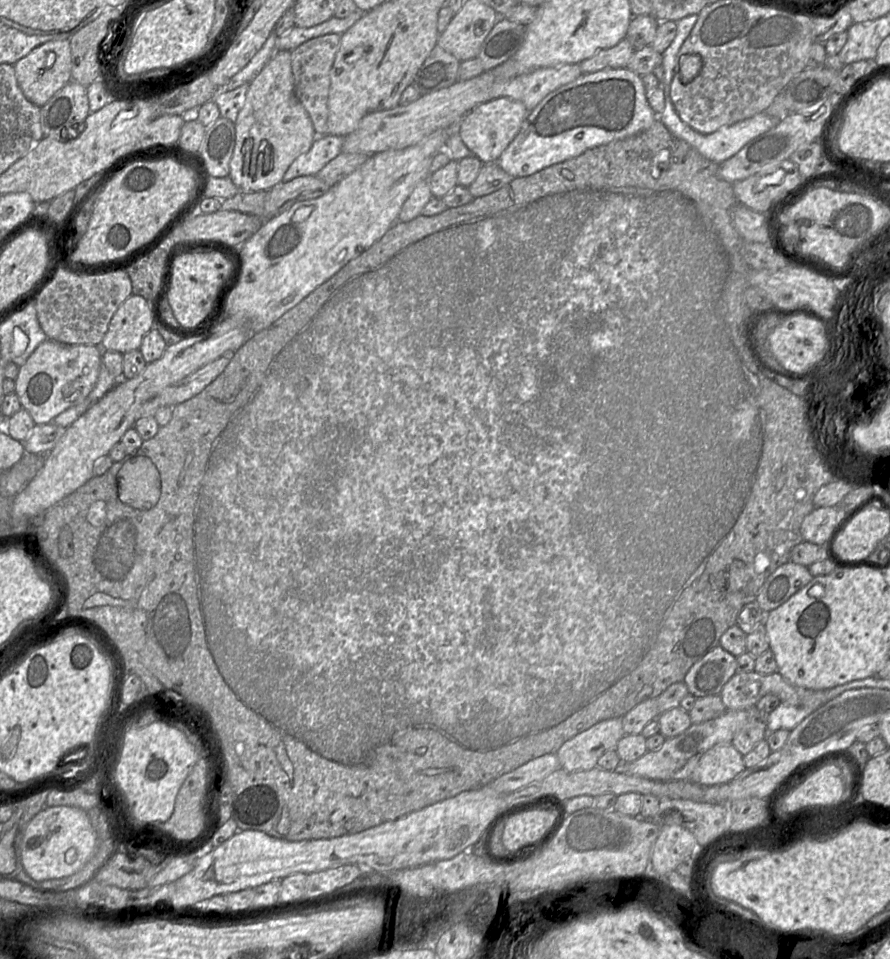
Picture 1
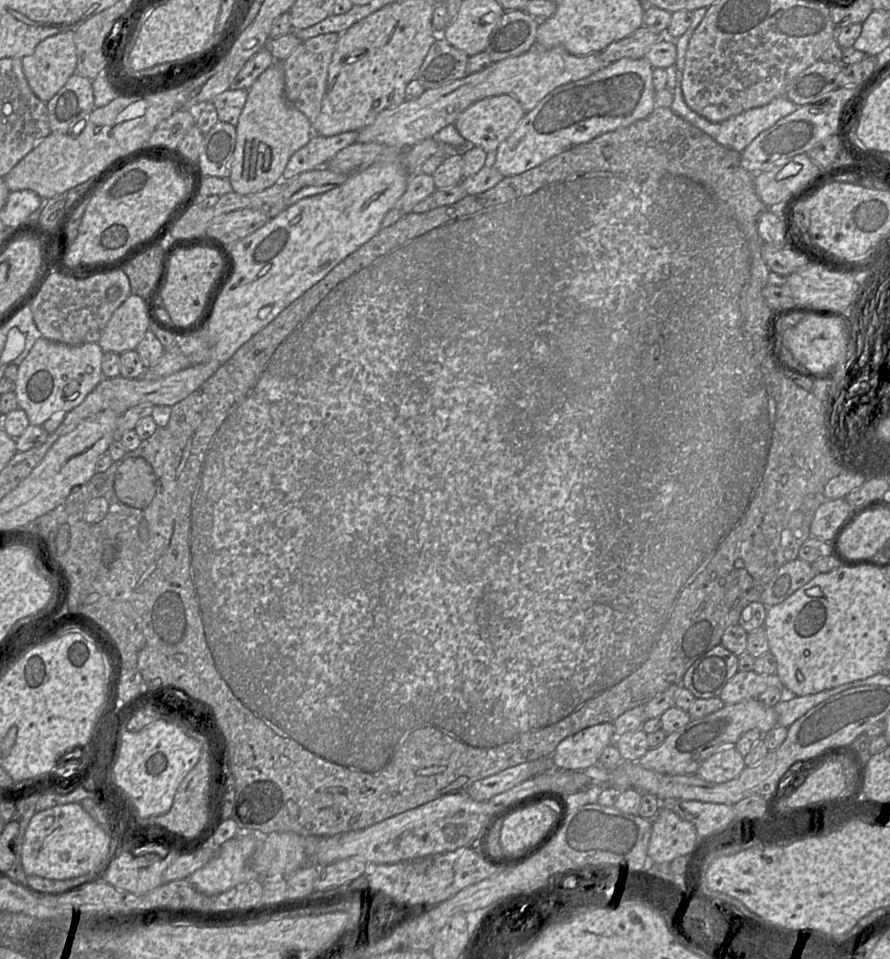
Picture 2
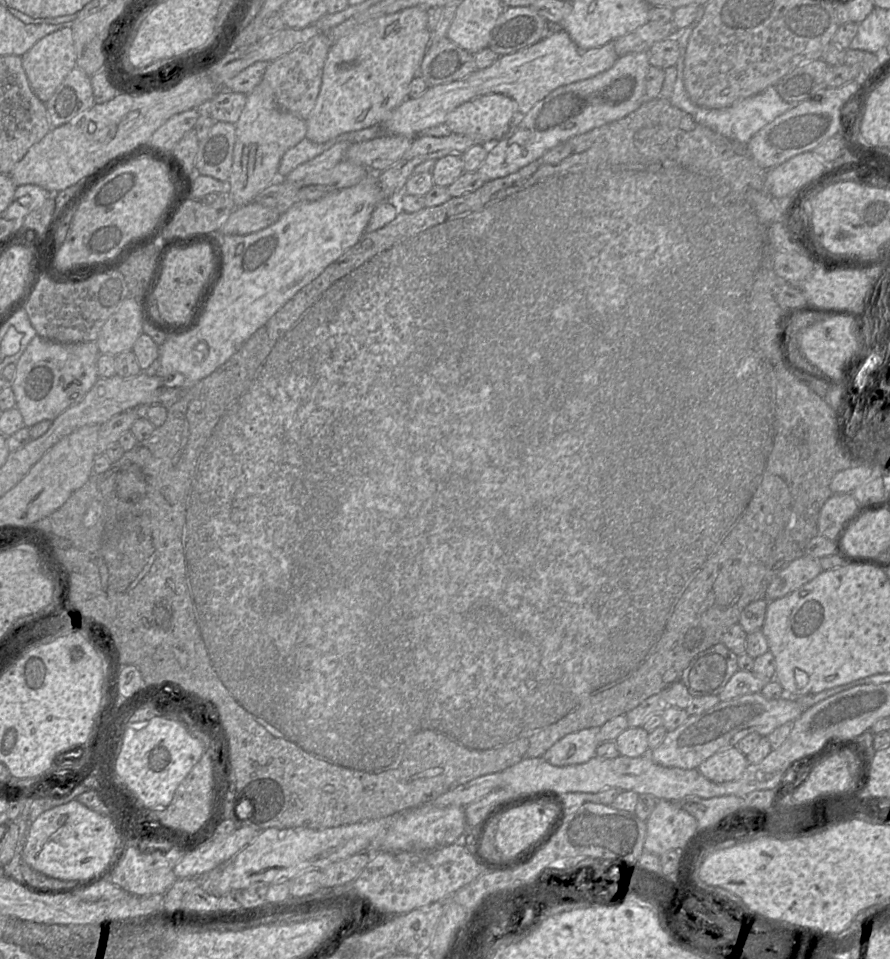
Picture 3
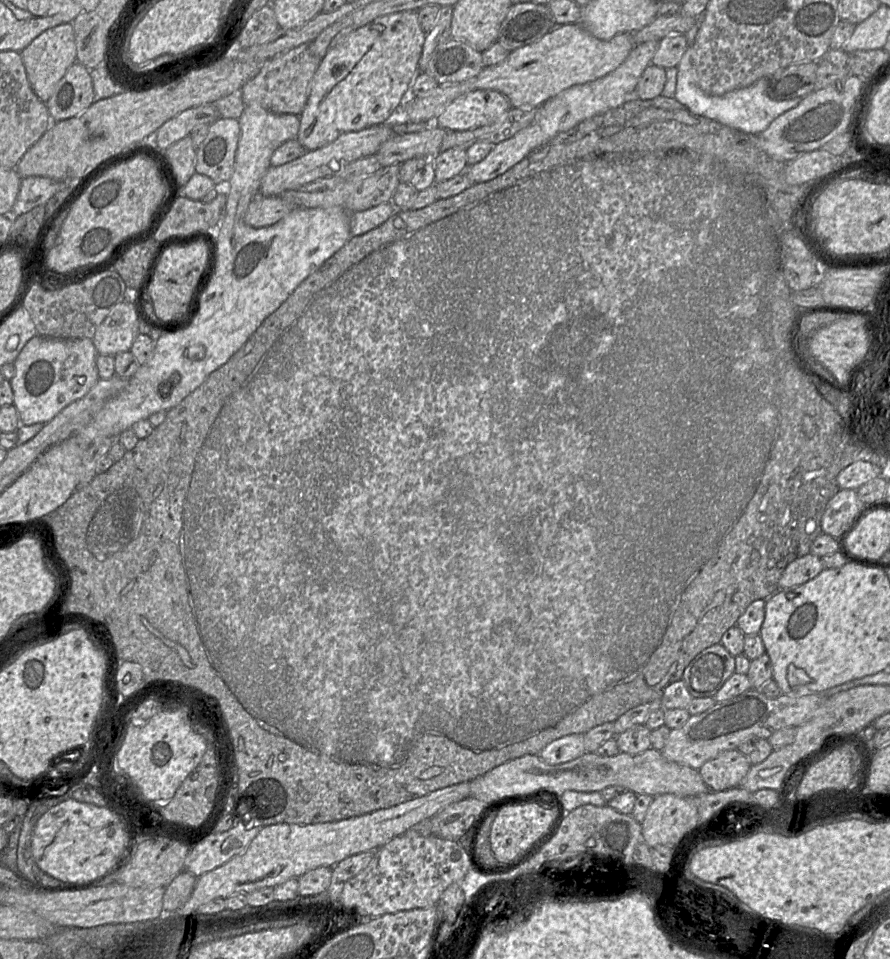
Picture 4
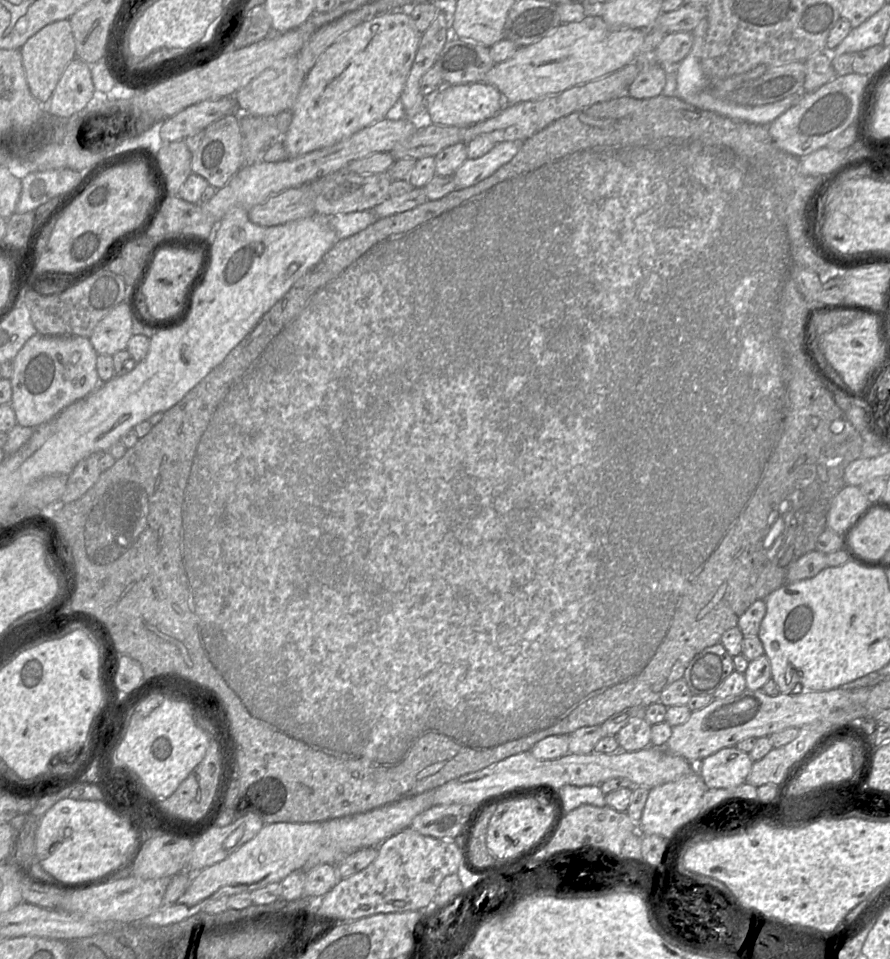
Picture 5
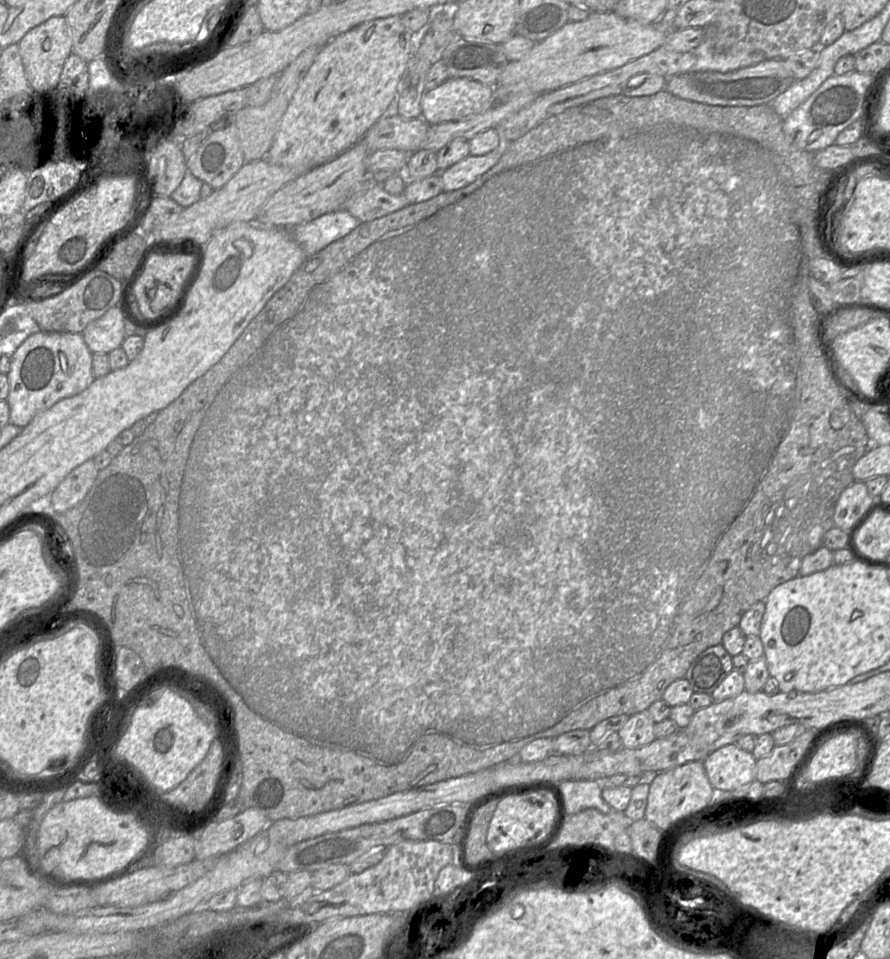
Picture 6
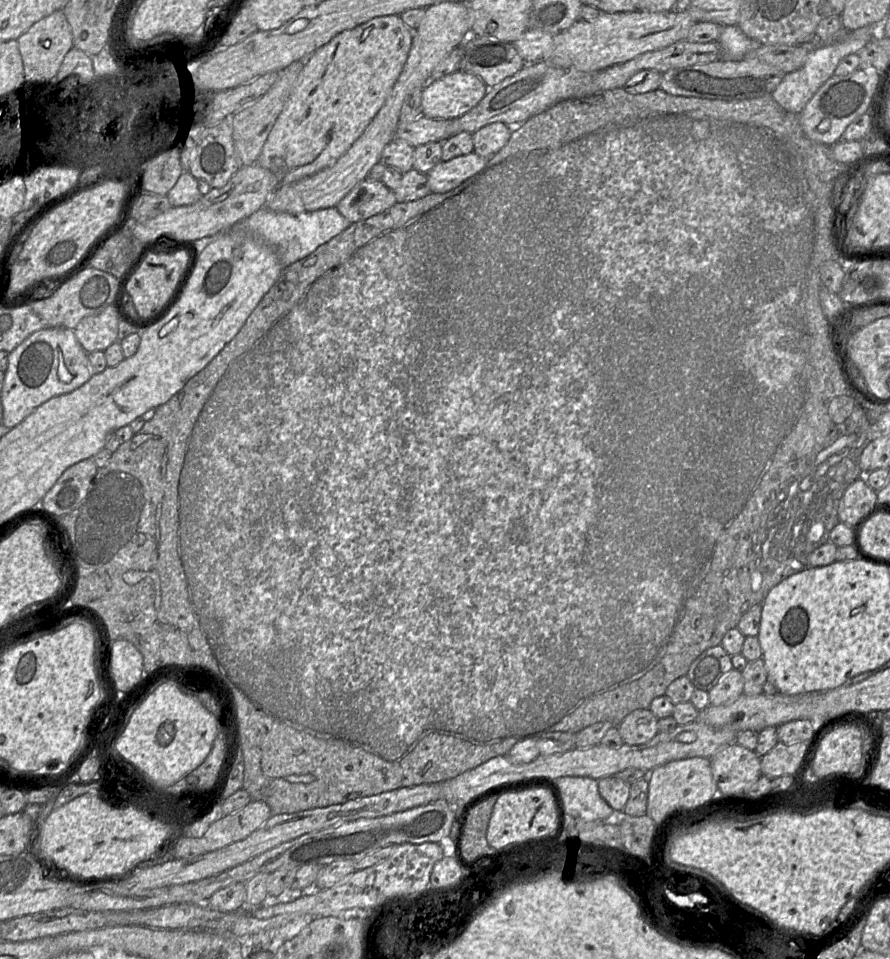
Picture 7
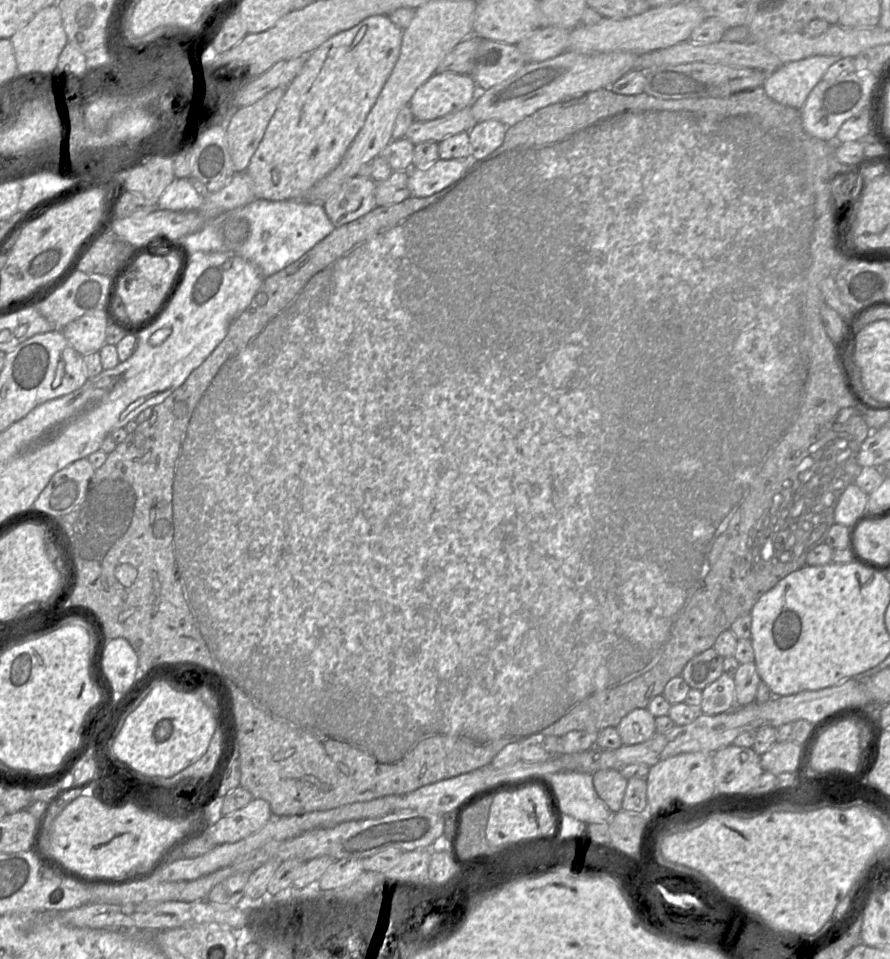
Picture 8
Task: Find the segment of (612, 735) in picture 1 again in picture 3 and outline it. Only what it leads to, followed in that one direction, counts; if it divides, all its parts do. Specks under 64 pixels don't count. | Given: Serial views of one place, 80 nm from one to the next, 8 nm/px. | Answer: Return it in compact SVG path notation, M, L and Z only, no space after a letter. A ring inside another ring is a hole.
M594 727L571 733L556 742L542 757L554 766L585 763L596 755L599 731L600 727Z

